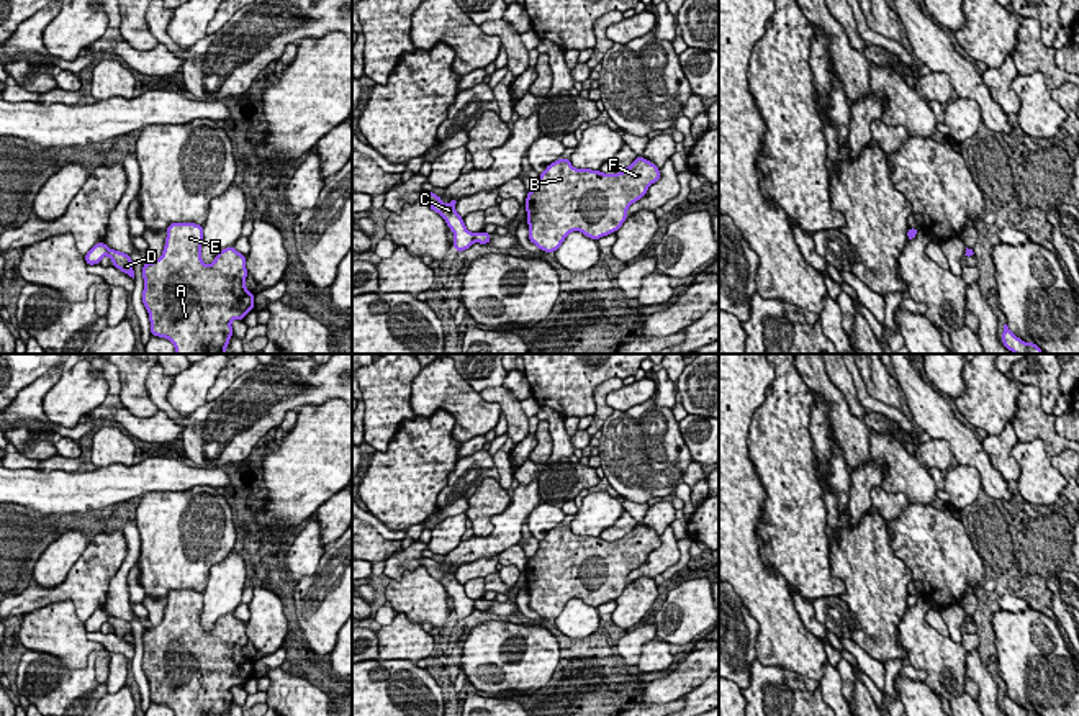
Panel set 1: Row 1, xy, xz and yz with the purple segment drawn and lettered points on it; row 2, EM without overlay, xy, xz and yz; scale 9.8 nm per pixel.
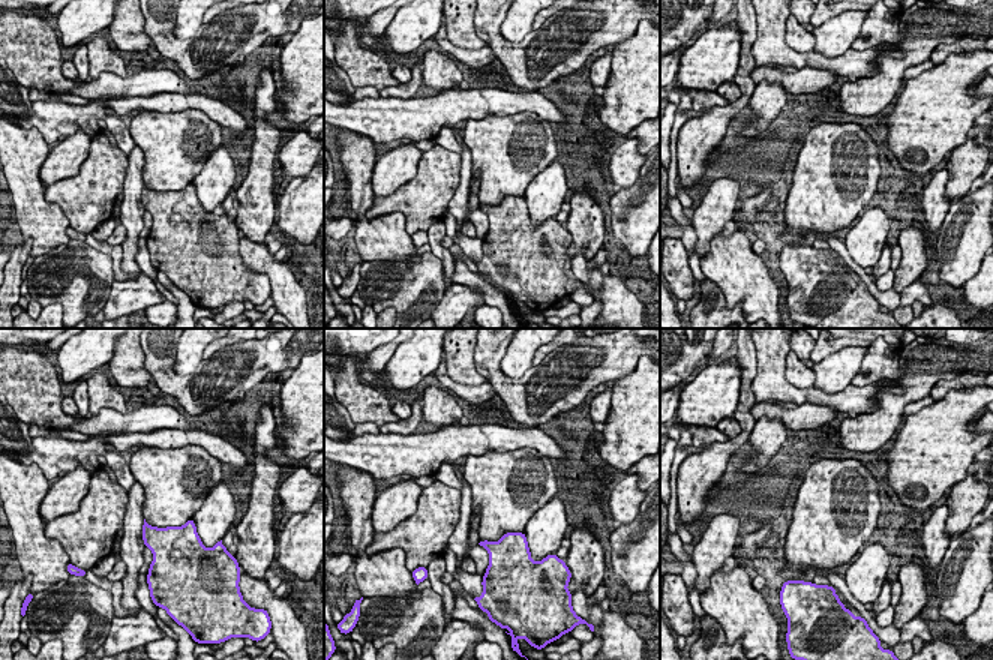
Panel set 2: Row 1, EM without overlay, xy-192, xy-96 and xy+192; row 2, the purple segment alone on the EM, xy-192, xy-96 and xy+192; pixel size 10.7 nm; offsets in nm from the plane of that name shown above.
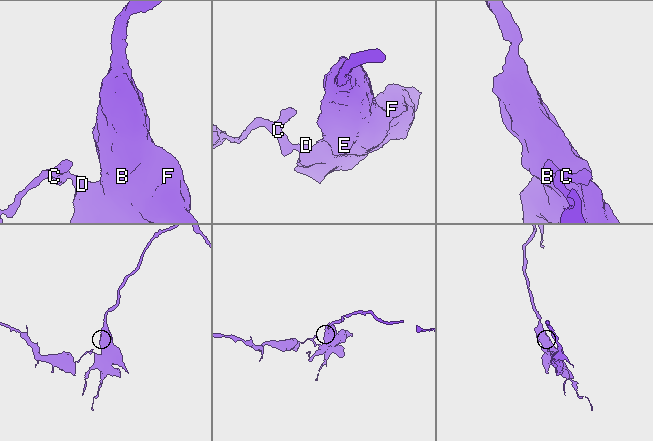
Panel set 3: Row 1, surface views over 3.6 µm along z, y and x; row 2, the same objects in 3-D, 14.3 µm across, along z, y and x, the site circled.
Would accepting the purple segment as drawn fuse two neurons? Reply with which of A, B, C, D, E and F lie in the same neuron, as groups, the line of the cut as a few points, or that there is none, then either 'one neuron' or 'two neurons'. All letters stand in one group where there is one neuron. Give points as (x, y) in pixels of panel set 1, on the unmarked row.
A B D E F / C | xz (474, 602), (475, 608) | two neurons

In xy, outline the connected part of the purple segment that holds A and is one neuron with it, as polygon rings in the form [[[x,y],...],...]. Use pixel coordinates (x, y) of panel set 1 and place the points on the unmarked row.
[[[170,590],[162,623],[142,632],[142,672],[149,680],[151,703],[169,706],[175,716],[226,716],[233,705],[233,687],[244,687],[255,677],[254,660],[246,655],[246,624],[234,613],[221,616],[206,632],[201,626],[203,593],[195,590]]]

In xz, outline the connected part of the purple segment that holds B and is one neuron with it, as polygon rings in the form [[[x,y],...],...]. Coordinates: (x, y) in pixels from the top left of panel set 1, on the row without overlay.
[[[642,523],[612,542],[576,536],[570,524],[557,526],[527,559],[529,608],[544,619],[555,619],[571,598],[594,608],[616,600],[629,573],[660,546],[660,536]]]

